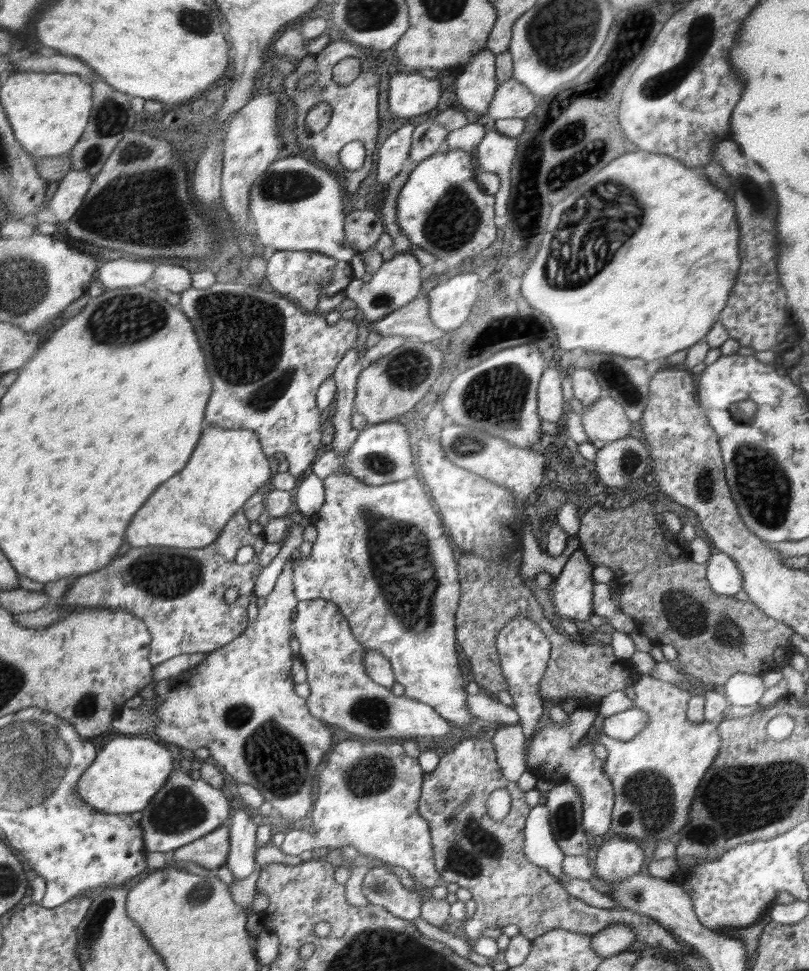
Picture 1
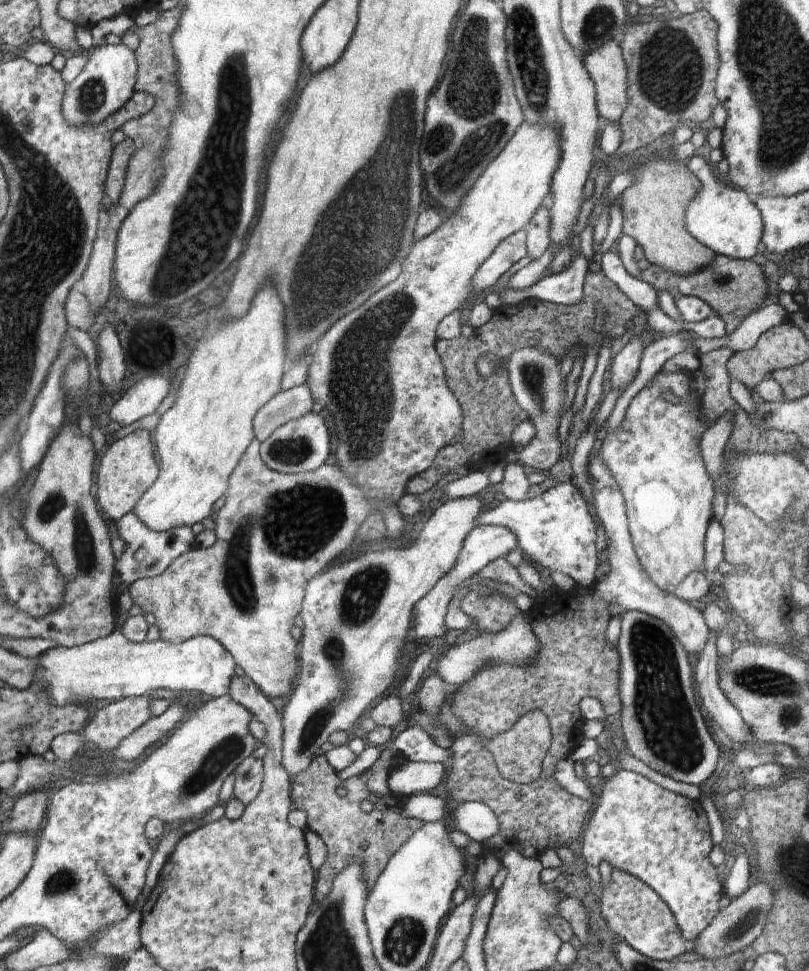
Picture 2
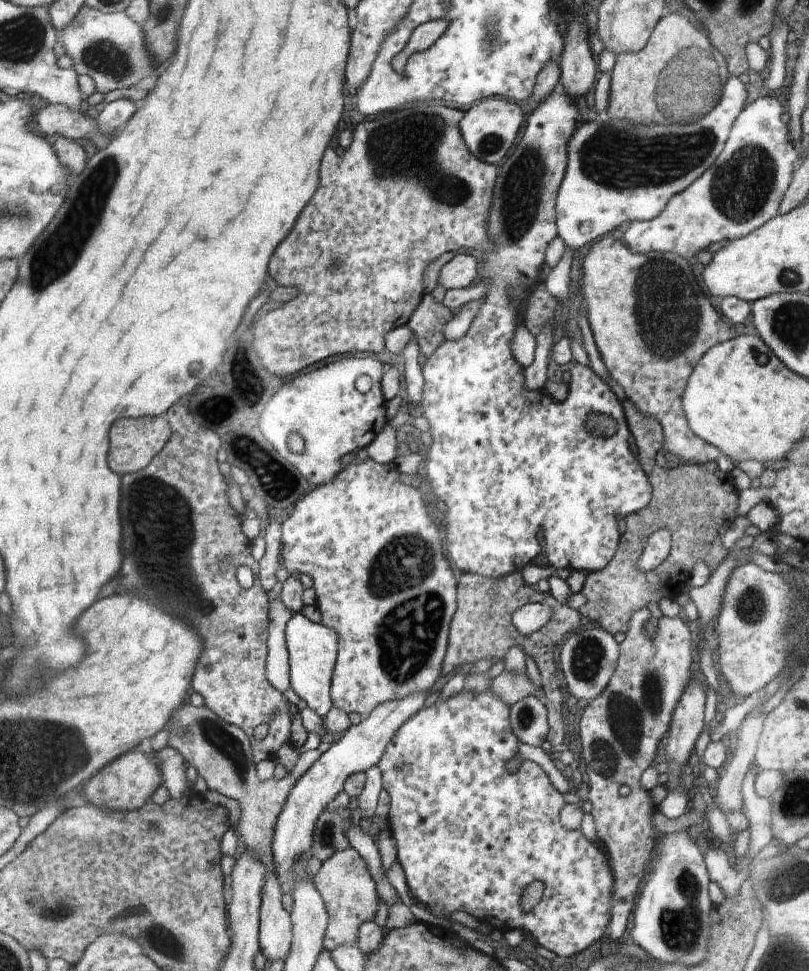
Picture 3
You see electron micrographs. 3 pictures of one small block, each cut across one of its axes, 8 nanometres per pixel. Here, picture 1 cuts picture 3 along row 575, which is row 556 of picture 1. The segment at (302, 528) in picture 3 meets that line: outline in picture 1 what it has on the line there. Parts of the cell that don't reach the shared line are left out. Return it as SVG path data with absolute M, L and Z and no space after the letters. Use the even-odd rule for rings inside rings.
M330 474L323 479L324 483L324 502L320 510L316 514L309 517L310 524L318 530L316 541L312 545L310 555L306 557L293 555L291 562L292 582L294 582L294 596L298 601L324 599L338 605L340 612L346 617L350 625L352 634L356 637L362 646L367 650L378 651L382 656L390 659L390 666L394 671L395 682L402 684L405 688L404 696L416 699L424 704L432 706L442 718L447 721L457 722L466 727L468 723L474 720L474 715L470 713L466 698L468 693L464 688L464 676L458 665L457 640L456 640L456 611L460 600L460 580L457 576L457 564L454 562L453 545L451 544L440 516L437 514L433 501L427 494L425 487L421 484L418 476L407 478L403 481L386 483L382 486L370 486L362 482L358 482L358 478L350 476L350 474Z

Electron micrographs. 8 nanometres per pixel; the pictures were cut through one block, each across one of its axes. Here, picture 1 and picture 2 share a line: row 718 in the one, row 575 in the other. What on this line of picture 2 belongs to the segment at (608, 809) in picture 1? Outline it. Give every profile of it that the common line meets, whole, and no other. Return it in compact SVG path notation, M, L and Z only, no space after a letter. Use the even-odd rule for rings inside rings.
M572 481L559 483L532 499L501 502L495 509L481 512L477 522L508 527L517 536L518 547L541 571L562 572L584 590L597 580L594 574L599 566L596 557L598 524L580 489Z

